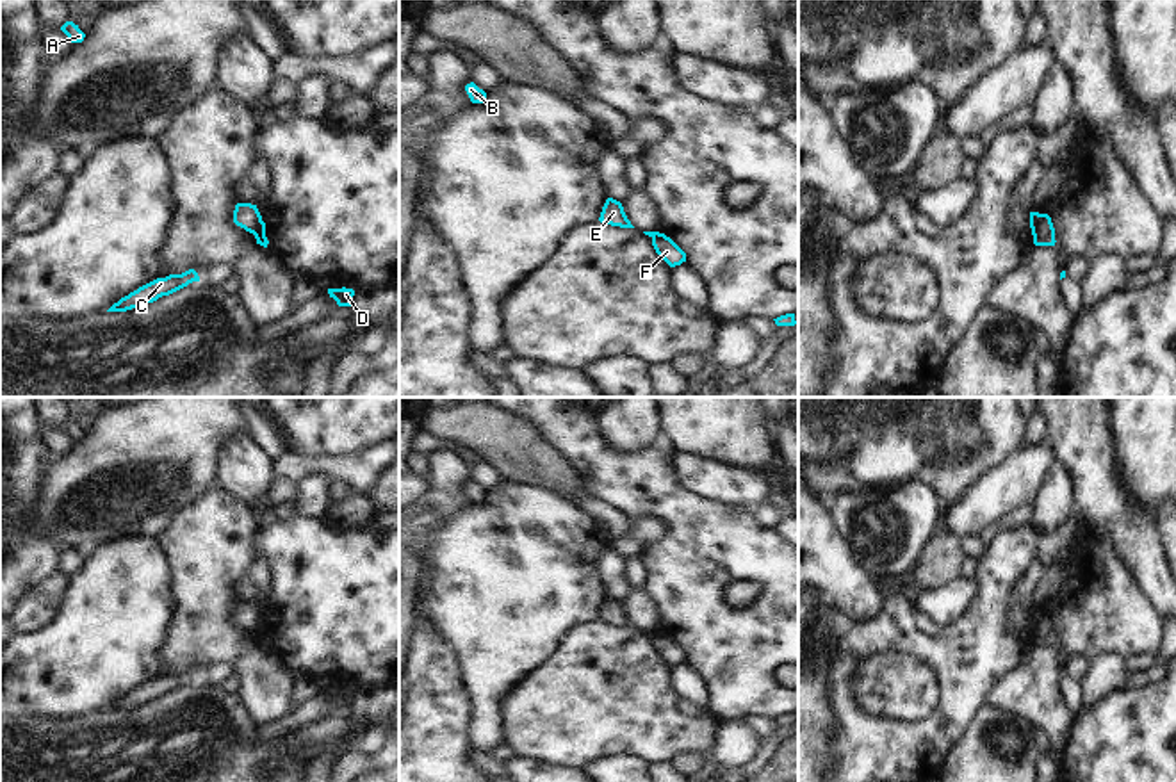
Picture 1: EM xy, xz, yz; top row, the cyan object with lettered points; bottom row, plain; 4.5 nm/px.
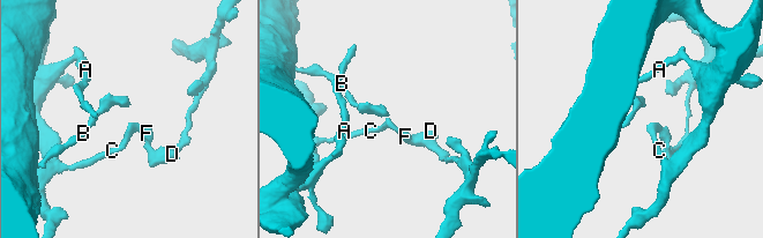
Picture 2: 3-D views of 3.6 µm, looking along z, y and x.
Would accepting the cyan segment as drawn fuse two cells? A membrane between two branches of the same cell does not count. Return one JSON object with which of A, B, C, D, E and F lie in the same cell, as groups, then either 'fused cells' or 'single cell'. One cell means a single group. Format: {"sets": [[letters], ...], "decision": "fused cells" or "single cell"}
{"sets": [["A", "C", "E"], ["B", "D", "F"]], "decision": "fused cells"}

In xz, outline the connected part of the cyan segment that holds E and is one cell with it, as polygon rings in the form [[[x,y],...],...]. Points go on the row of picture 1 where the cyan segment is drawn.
[[[613,198],[606,200],[599,221],[611,226],[634,228],[627,219],[622,203]]]

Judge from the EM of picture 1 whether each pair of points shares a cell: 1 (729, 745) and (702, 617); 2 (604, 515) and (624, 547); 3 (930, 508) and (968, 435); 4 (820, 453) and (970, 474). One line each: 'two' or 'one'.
1: two
2: two
3: two
4: one

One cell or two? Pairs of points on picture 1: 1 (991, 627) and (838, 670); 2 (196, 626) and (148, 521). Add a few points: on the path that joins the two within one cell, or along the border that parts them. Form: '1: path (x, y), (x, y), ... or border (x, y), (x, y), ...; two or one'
1: path (952, 645), (922, 645), (911, 638), (875, 638); one
2: border (186, 505), (159, 537); two

